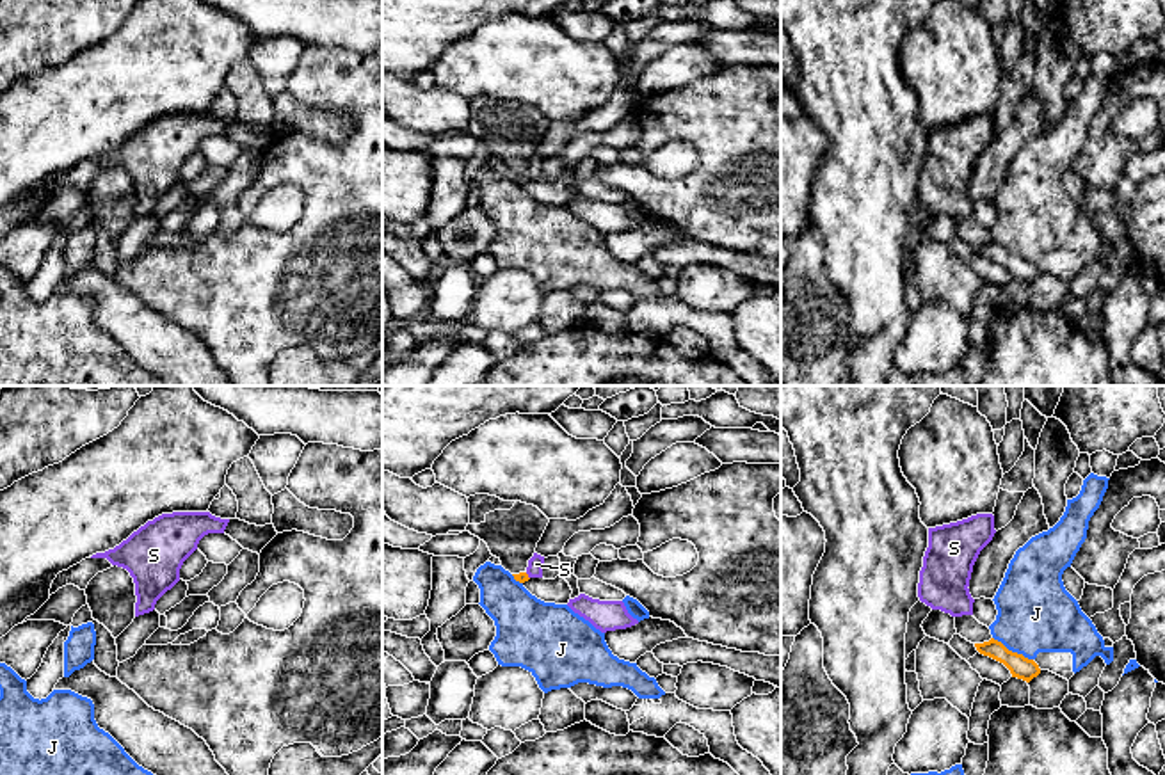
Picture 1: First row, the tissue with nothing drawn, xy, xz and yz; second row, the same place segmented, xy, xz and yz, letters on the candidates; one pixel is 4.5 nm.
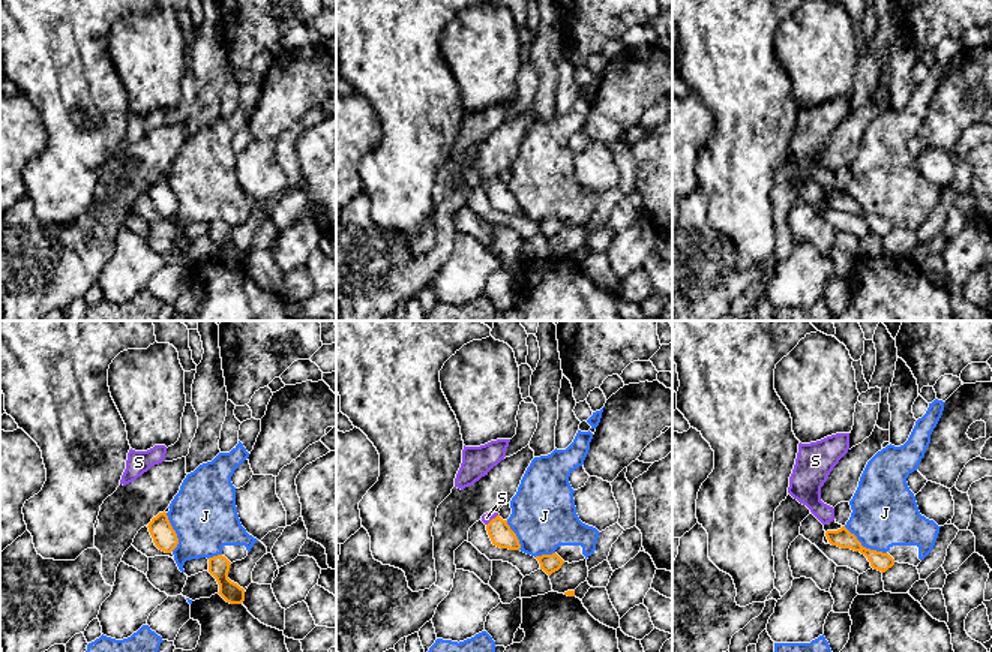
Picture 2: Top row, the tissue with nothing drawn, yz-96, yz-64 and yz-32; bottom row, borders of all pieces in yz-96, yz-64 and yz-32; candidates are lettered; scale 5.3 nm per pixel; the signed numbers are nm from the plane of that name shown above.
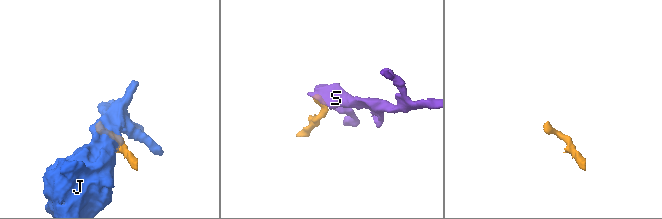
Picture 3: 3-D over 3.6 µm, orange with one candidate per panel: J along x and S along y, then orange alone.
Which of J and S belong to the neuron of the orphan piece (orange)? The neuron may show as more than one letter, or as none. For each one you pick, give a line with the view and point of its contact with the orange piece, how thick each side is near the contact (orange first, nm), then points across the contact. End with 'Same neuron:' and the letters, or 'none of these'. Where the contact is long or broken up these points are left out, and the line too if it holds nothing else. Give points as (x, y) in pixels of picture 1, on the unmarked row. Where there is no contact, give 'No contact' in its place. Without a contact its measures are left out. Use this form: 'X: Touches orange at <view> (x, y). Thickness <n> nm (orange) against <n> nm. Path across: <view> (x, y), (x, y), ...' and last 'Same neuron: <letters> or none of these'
S: Touches orange at xz (527, 178). Thickness 50 nm (orange) against 70 nm. Path across: xz (522, 178), (527, 178), (536, 166)
Same neuron: S

